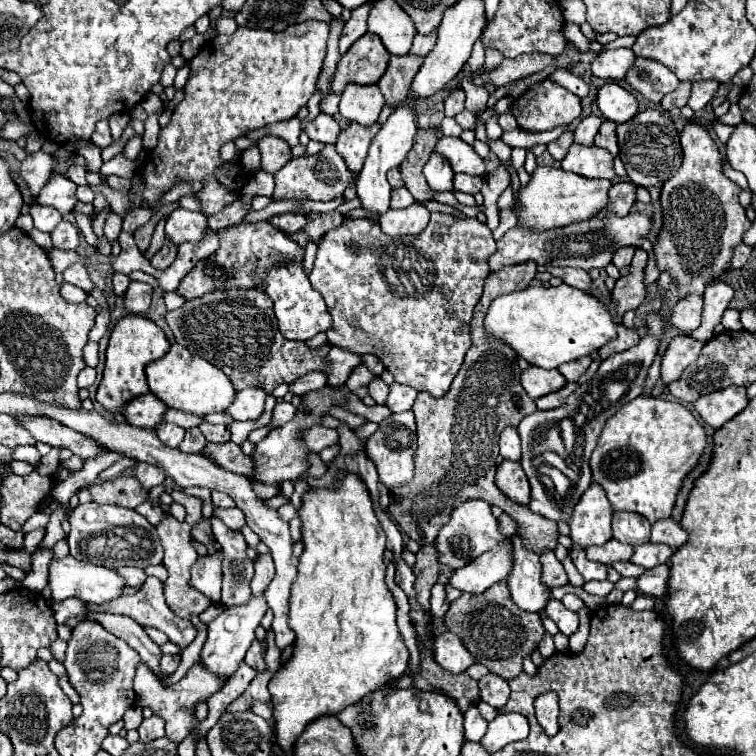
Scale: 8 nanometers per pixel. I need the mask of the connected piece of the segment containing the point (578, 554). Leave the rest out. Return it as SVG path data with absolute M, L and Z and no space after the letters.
M574 548L572 562L578 568L578 572L582 574L584 582L590 582L590 580L606 580L606 566L604 564L598 564L598 562L586 560L582 548Z

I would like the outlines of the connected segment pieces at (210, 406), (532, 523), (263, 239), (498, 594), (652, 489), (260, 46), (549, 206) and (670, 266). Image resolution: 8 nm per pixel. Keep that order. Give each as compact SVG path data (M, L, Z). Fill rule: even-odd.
M178 342L172 344L172 348L166 356L162 356L146 366L146 378L148 378L150 392L156 394L168 408L182 410L182 412L196 414L196 416L224 412L236 396L234 386L230 384L228 376L224 376L224 372L220 368L216 368L214 364L210 364L208 360L204 360L200 356L194 356L186 346L182 346Z
M530 260L526 264L512 264L510 268L488 274L482 298L476 304L474 318L470 322L474 342L466 352L464 364L456 374L450 390L442 398L432 398L428 392L418 392L412 408L418 434L418 448L414 452L416 468L410 484L404 484L402 488L394 488L394 492L390 492L392 500L388 506L388 516L420 546L434 542L438 530L448 520L454 506L468 498L482 498L494 506L500 506L518 522L518 532L524 536L528 548L538 554L556 548L556 522L530 512L530 508L524 504L514 504L514 500L504 496L504 492L494 486L500 432L506 426L516 426L526 414L532 414L536 410L536 404L520 386L520 368L516 364L516 354L510 352L506 344L486 338L482 326L490 302L500 294L526 288L534 278L536 268L538 264Z
M238 222L218 230L220 248L214 256L200 260L178 286L178 294L192 300L206 292L230 290L230 288L258 288L264 290L274 302L274 314L280 324L280 332L288 340L308 340L330 328L330 314L322 294L312 288L308 274L302 266L304 248L288 234L274 228L270 222Z
M504 580L490 586L482 594L462 594L458 600L450 602L444 624L450 632L460 636L462 644L476 658L476 662L482 662L488 672L498 674L504 680L510 680L522 672L524 654L530 654L544 636L540 614L520 610L512 602Z
M638 396L632 402L624 404L612 418L606 420L602 434L598 438L598 446L594 448L590 458L592 482L600 484L606 490L606 496L614 512L632 510L646 516L646 520L654 524L656 520L670 516L682 478L696 466L704 446L706 446L706 432L686 406L670 400Z
M306 20L302 24L288 26L284 32L268 32L262 28L238 28L232 36L216 36L210 40L192 60L192 74L184 86L186 98L174 108L172 122L160 130L158 146L148 154L148 170L142 170L140 178L146 184L144 202L154 202L162 192L170 190L178 180L200 180L204 182L202 192L198 192L204 214L216 214L224 204L234 202L240 196L240 188L248 182L248 174L242 174L240 166L234 166L232 172L222 174L218 168L222 160L218 152L228 140L244 136L248 130L262 128L272 122L282 122L298 114L302 106L308 104L312 92L316 90L316 80L326 58L330 26L318 20Z
M536 168L530 182L520 186L512 212L518 218L518 228L534 228L534 232L546 232L550 228L564 228L572 222L582 222L592 218L598 210L608 204L610 180L590 180L562 168Z
M688 122L680 132L680 144L684 152L682 166L670 180L664 182L662 194L660 194L662 230L654 242L654 256L656 256L658 270L668 272L672 276L678 298L684 298L694 292L702 296L710 280L720 280L720 276L730 268L734 248L742 244L742 236L752 222L746 218L746 210L742 210L742 204L738 200L740 186L722 174L722 156L714 140L710 138L710 134L702 126Z

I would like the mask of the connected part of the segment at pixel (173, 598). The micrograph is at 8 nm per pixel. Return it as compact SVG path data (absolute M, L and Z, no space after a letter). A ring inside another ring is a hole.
M164 514L164 518L160 520L160 524L156 526L162 548L164 548L164 566L168 570L168 580L164 582L164 596L166 596L166 604L170 606L170 610L180 616L180 618L190 618L196 616L200 612L204 612L210 606L210 600L206 600L206 596L202 596L202 592L192 590L190 588L190 569L198 558L196 550L190 546L190 526L184 522L178 522L172 514Z

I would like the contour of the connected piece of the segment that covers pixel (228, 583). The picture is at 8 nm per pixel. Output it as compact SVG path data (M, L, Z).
M212 518L212 528L216 540L222 550L222 570L224 570L224 584L222 584L222 604L224 606L238 606L250 600L250 580L254 572L246 572L246 548L242 532L230 530L218 518Z

